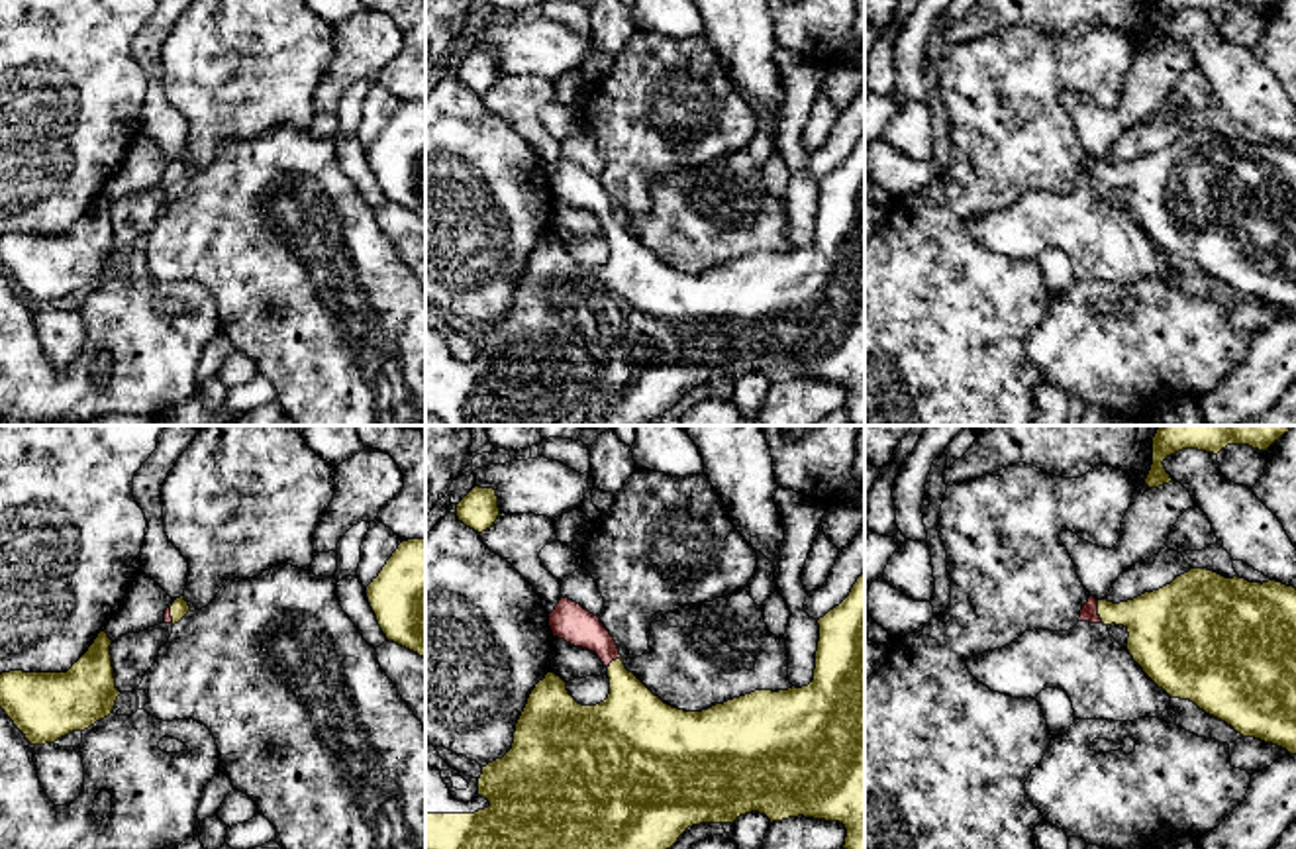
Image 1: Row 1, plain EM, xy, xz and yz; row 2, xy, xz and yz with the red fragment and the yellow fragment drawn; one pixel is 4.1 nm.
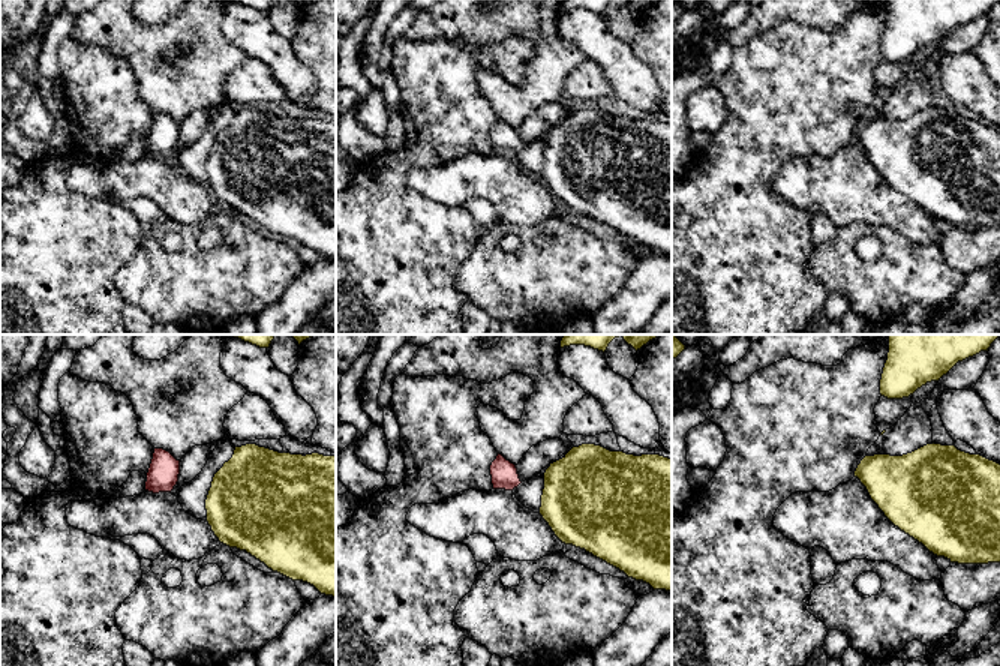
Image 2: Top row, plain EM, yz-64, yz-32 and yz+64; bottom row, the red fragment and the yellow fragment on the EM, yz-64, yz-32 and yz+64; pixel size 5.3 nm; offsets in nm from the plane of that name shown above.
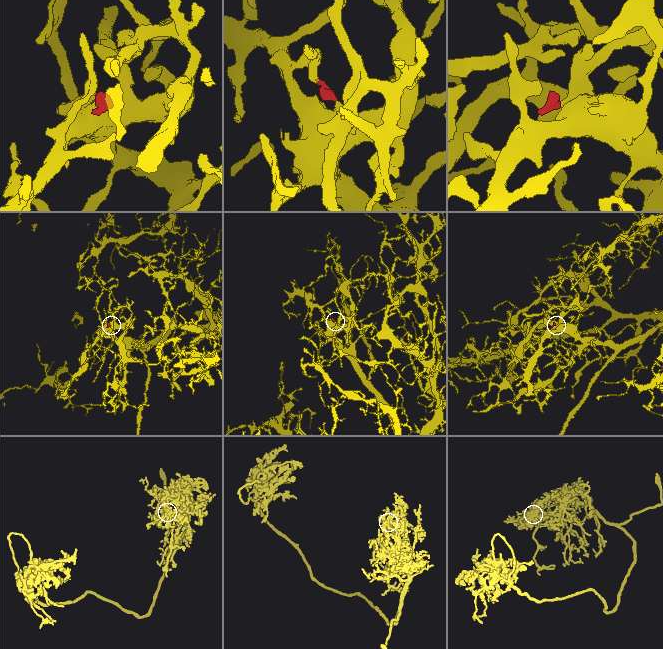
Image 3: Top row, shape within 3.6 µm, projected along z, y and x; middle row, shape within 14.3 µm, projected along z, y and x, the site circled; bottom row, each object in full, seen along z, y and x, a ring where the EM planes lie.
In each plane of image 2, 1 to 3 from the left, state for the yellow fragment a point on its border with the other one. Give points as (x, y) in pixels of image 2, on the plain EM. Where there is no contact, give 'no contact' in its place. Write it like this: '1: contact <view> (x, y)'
1: no contact
2: no contact
3: no contact

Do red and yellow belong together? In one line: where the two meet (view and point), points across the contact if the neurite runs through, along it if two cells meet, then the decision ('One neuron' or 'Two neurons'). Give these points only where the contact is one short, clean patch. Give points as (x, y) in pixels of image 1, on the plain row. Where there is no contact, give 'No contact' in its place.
Touches red at yz (1096, 173). Path across: yz (1089, 173), (1096, 173), (1140, 175), (1155, 183). One neuron

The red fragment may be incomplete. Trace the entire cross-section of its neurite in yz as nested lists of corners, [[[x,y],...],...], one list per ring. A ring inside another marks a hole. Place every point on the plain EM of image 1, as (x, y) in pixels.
[[[1190,129],[1171,145],[1127,163],[1096,161],[1078,182],[1123,186],[1127,212],[1171,259],[1190,261],[1243,298],[1278,306],[1296,316],[1296,149],[1276,141],[1225,139]]]

